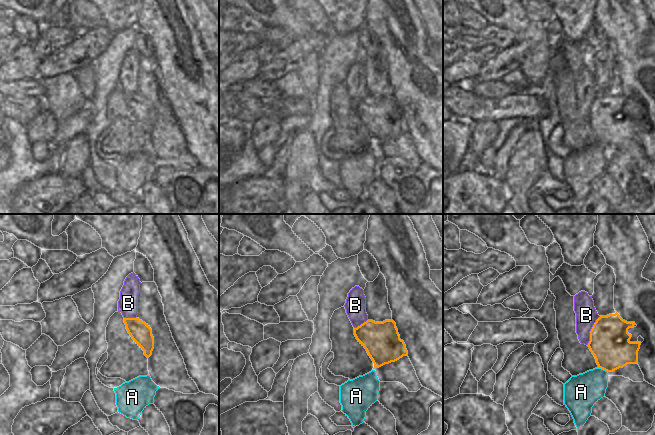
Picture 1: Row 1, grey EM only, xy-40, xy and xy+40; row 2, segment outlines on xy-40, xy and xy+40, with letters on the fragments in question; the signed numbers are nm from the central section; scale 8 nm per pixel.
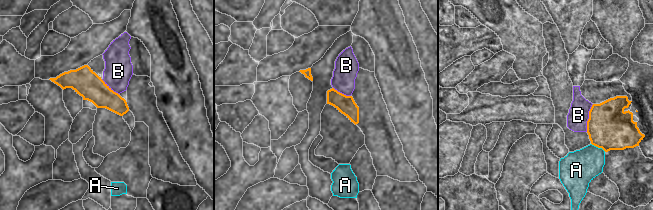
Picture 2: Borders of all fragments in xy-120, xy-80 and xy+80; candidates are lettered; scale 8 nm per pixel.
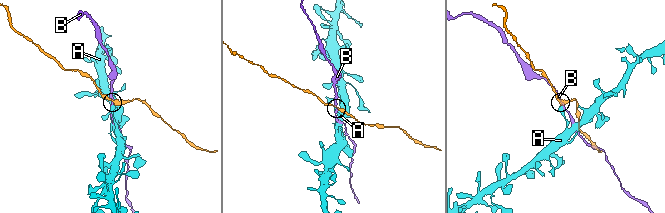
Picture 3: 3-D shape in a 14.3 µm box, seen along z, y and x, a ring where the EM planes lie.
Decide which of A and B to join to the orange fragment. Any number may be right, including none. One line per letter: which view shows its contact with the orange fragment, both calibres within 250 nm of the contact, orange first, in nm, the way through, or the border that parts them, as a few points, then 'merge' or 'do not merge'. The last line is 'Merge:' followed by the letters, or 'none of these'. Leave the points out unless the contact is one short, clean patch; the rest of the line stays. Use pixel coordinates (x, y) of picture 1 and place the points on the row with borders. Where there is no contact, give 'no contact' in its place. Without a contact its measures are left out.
A: xy+40 | 320/280 nm | along xy+40 (598, 367), (607, 372) | do not merge
B: xy+40 | 320/180 nm | do not merge
Merge: none of these

